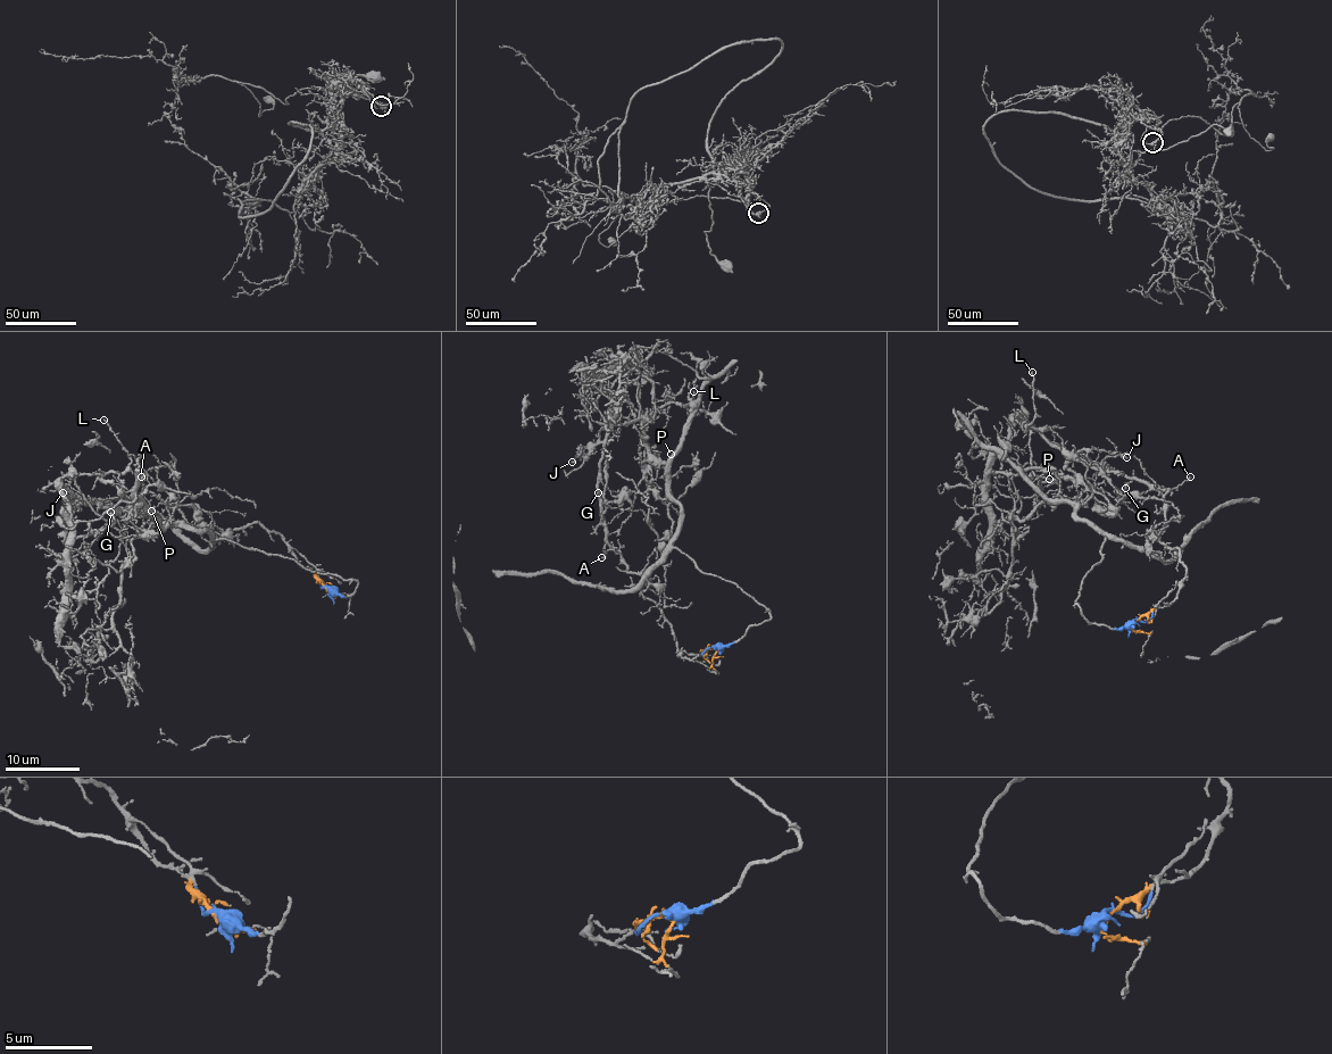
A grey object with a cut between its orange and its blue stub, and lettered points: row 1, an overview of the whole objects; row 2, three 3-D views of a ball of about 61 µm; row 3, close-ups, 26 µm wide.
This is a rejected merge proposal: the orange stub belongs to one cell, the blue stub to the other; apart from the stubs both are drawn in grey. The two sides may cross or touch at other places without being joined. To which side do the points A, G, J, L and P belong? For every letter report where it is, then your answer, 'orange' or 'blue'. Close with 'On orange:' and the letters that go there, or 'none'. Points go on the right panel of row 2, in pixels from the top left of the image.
A: at (1190, 476); orange
G: at (1125, 488); orange
J: at (1126, 457); orange
L: at (1032, 372); orange
P: at (1049, 479); blue
On orange: A, G, J, L

